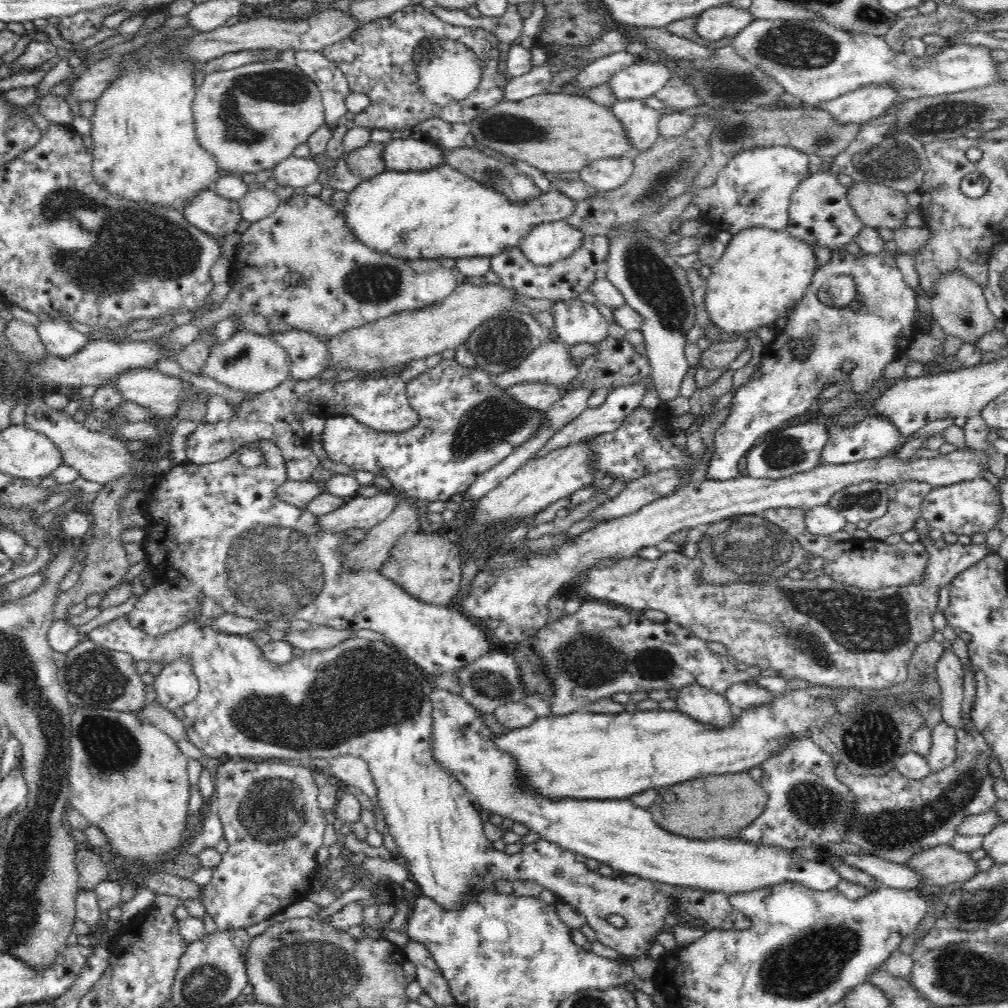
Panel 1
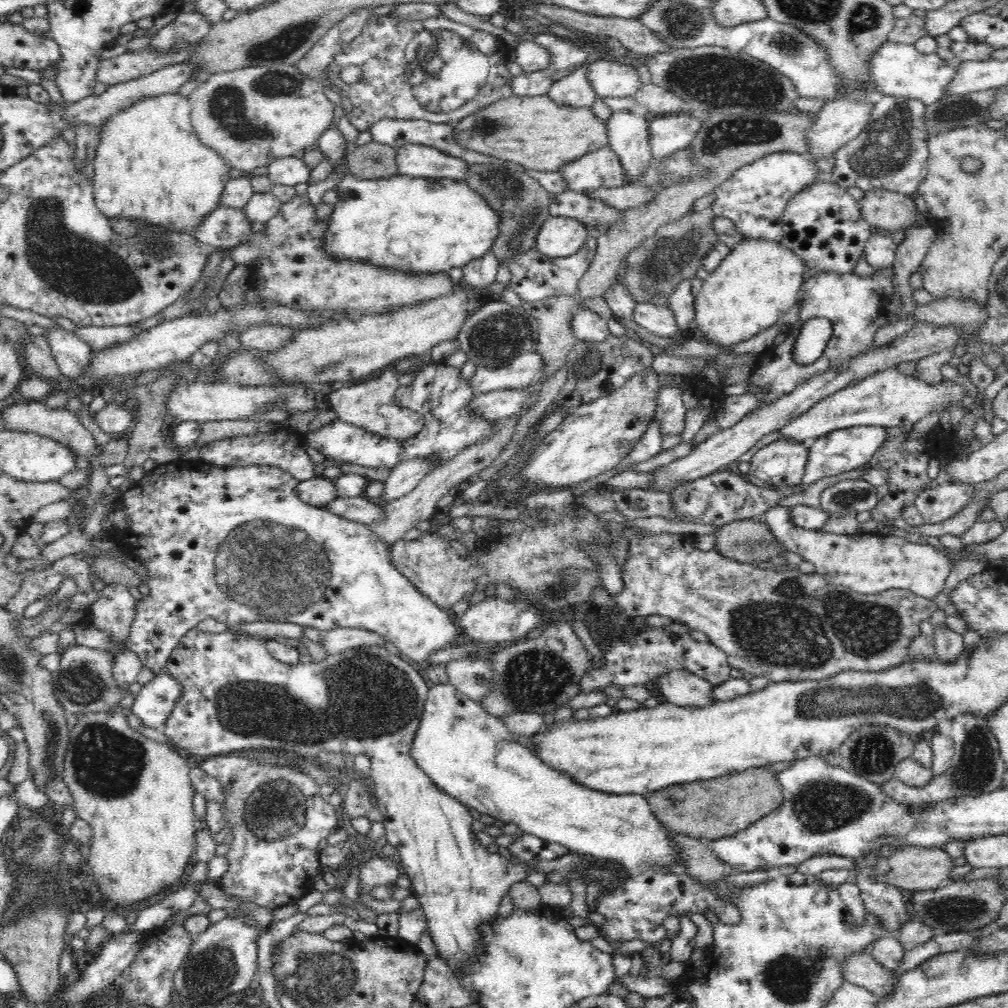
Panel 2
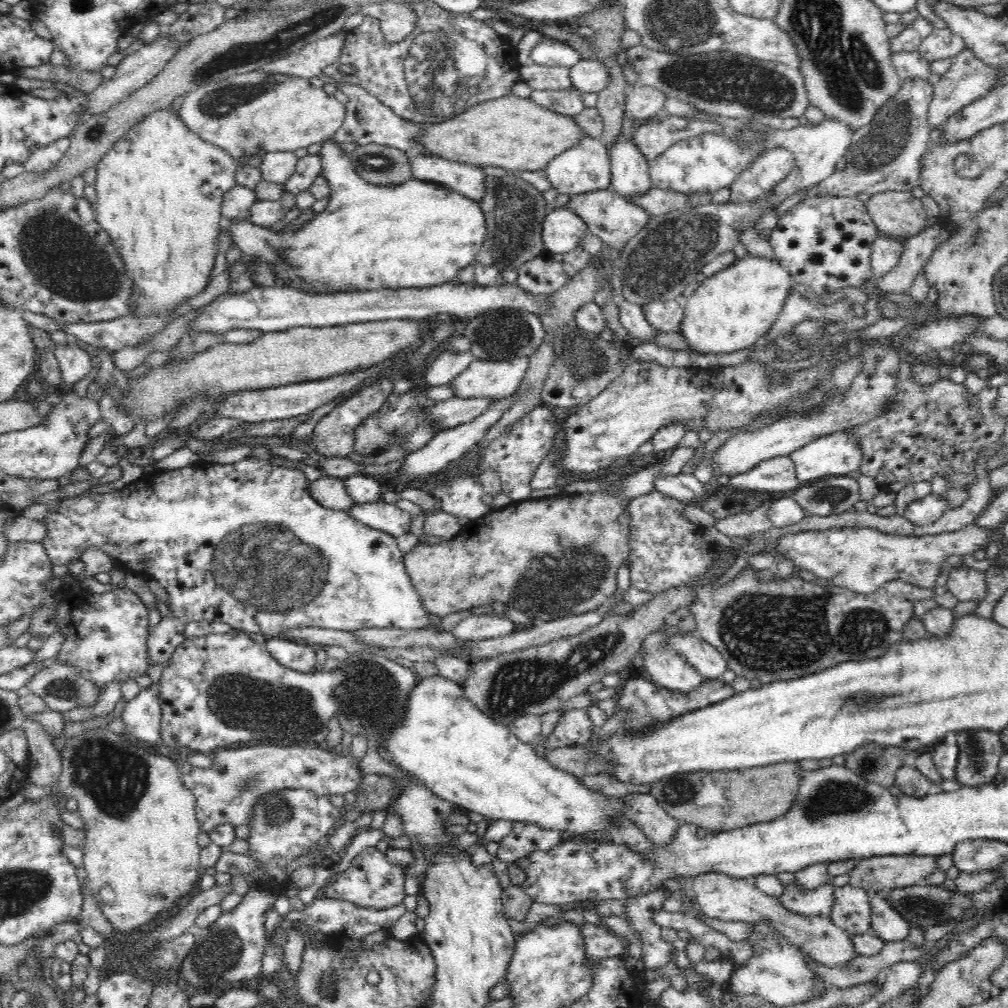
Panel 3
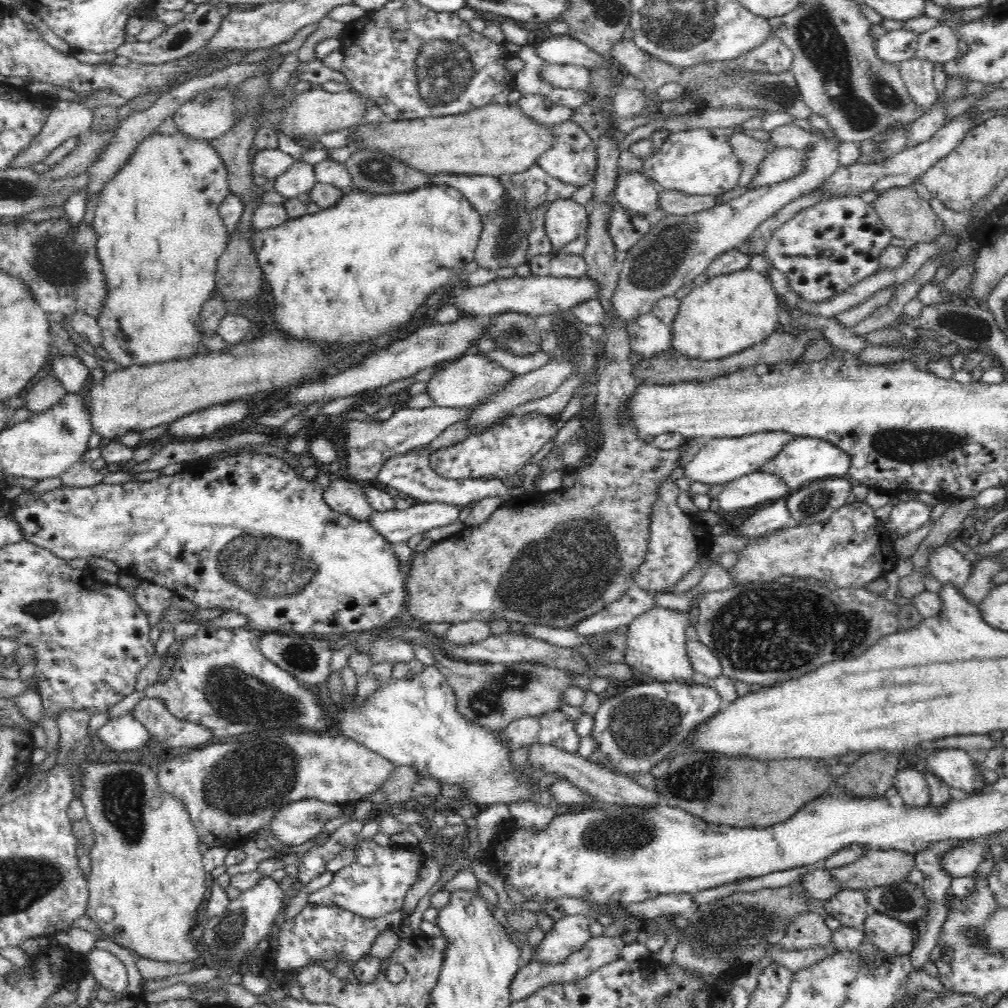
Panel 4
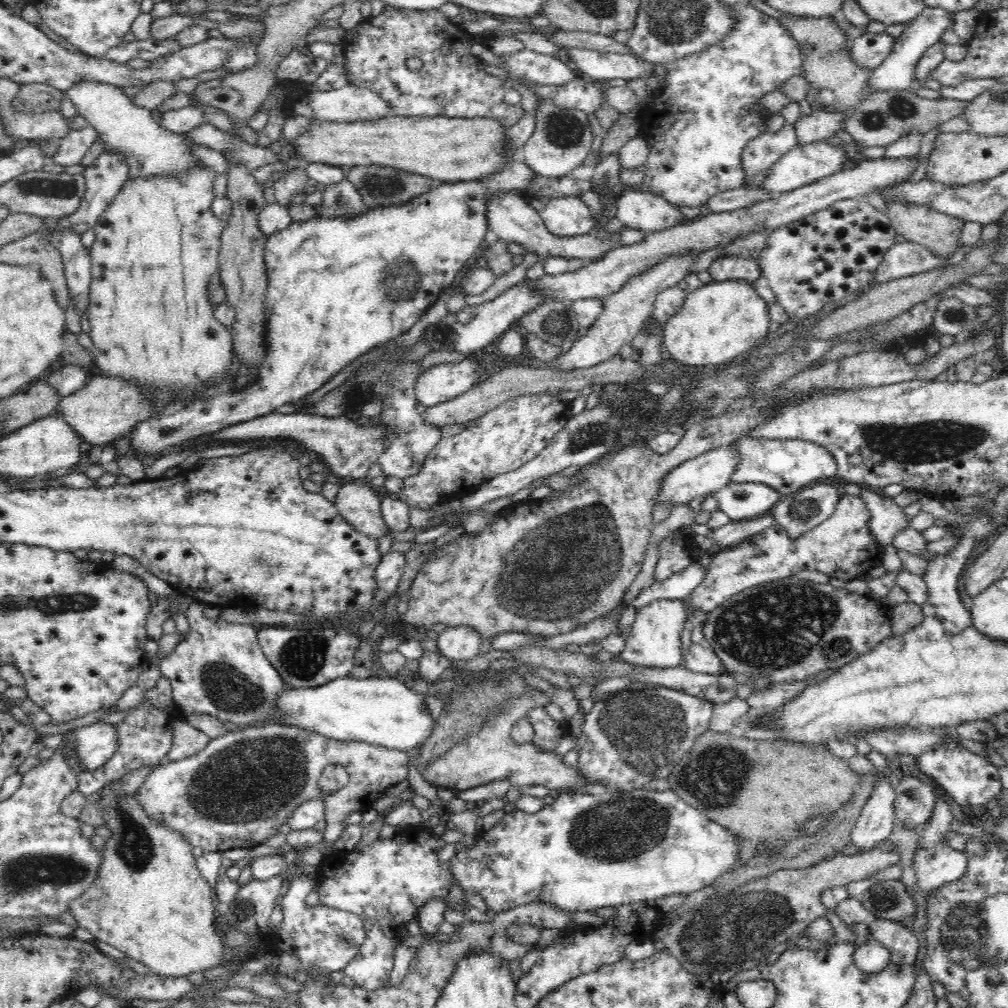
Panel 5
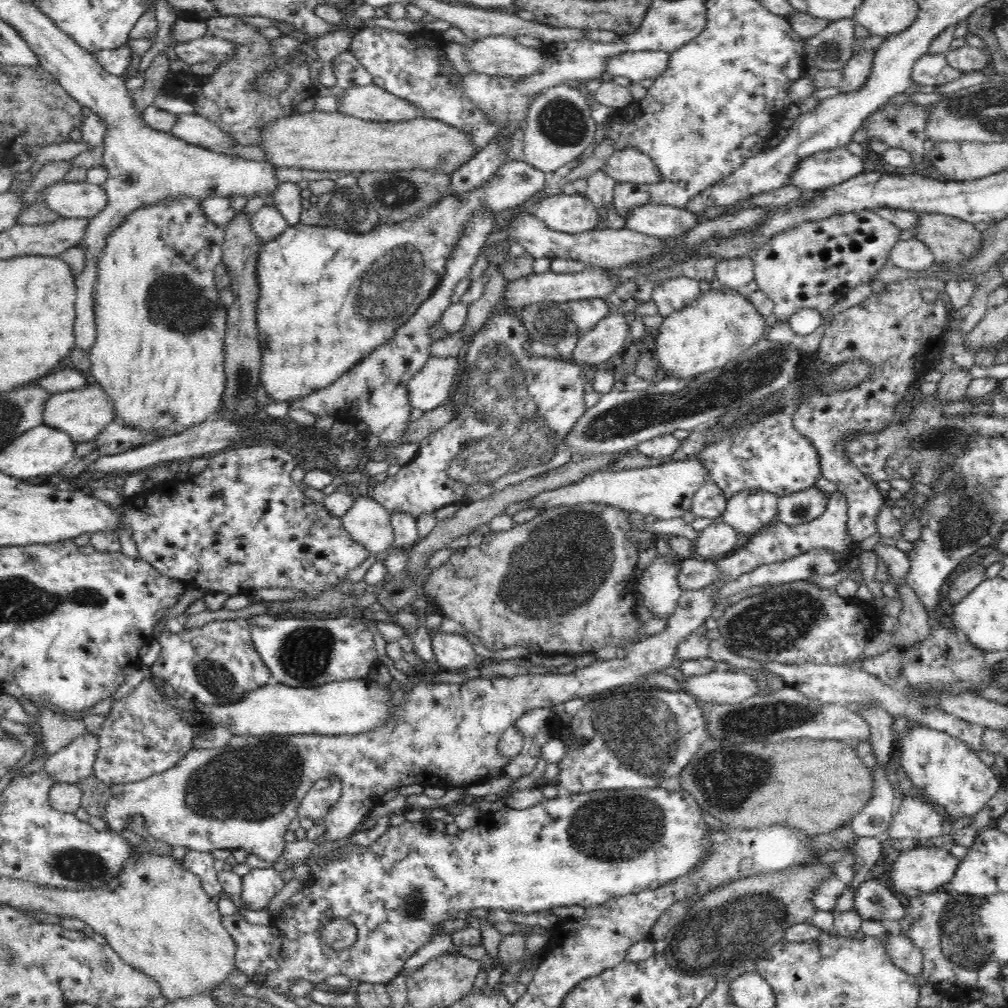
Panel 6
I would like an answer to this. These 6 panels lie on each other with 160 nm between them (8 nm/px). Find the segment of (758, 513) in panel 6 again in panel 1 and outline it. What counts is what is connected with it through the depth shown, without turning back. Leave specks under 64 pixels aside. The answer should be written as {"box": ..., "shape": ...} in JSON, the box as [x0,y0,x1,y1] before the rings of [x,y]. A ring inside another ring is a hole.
{"box":[747,422,828,479],"shape":[[[804,422],[787,428],[767,432],[762,442],[750,449],[747,455],[747,470],[754,478],[787,479],[808,472],[820,465],[822,450],[828,442],[828,427],[820,422]]]}

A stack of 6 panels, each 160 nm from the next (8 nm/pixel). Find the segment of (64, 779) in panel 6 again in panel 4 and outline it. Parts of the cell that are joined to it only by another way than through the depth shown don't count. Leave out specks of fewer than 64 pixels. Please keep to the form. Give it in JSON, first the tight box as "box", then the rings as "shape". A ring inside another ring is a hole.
{"box":[96,711,151,752],"shape":[[[130,711],[109,719],[96,736],[112,751],[119,752],[142,749],[151,740],[150,731]]]}

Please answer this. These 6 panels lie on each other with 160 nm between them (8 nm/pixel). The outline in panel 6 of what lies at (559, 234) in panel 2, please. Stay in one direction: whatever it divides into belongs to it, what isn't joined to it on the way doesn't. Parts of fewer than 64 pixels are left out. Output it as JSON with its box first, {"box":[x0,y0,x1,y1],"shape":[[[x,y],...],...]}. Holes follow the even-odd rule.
{"box":[535,193,598,234],"shape":[[[564,193],[545,196],[540,200],[535,215],[548,228],[568,234],[578,234],[598,227],[598,210],[587,196]]]}

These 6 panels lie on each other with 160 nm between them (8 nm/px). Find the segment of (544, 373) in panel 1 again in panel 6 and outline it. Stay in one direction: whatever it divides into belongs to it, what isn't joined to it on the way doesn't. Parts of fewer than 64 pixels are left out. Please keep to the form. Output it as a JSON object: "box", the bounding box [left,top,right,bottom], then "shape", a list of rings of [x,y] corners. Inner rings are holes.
{"box":[408,357,461,413],"shape":[[[430,357],[408,382],[409,405],[424,413],[449,402],[461,359]]]}

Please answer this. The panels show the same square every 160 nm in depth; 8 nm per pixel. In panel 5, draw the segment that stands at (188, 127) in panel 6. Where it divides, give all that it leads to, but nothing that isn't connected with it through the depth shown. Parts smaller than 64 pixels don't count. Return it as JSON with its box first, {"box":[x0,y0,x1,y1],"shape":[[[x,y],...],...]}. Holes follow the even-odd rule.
{"box":[185,122,279,170],"shape":[[[208,122],[185,134],[195,143],[218,150],[227,161],[234,161],[247,169],[258,170],[262,166],[279,162],[278,153],[272,152],[270,147],[250,145],[240,137],[231,136]]]}

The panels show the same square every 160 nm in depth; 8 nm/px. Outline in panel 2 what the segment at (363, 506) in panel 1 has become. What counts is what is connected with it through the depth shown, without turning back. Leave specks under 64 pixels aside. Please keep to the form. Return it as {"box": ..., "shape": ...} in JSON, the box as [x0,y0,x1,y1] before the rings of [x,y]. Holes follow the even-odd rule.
{"box":[376,458,437,507],"shape":[[[412,458],[402,464],[392,468],[388,478],[385,480],[384,490],[381,497],[376,500],[379,506],[384,507],[386,503],[406,496],[411,490],[414,490],[424,476],[436,468],[437,460],[431,458]]]}

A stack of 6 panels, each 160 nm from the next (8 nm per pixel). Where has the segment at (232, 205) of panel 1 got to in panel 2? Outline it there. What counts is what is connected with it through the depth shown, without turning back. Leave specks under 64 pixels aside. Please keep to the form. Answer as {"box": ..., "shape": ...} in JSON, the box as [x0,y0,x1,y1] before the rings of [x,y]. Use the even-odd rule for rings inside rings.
{"box":[193,205,252,252],"shape":[[[218,205],[203,221],[193,228],[193,235],[202,242],[218,247],[223,252],[231,251],[252,234],[252,221],[244,209]]]}

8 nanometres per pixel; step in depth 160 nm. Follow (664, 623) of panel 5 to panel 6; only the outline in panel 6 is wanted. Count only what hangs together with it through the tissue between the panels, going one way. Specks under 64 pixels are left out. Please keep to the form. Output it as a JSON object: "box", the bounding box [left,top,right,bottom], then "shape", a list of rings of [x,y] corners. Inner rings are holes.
{"box":[635,554,683,621],"shape":[[[658,554],[643,575],[637,578],[635,589],[638,589],[642,604],[653,612],[654,618],[666,621],[672,618],[678,598],[683,593],[677,577],[682,561],[679,557],[675,560]]]}

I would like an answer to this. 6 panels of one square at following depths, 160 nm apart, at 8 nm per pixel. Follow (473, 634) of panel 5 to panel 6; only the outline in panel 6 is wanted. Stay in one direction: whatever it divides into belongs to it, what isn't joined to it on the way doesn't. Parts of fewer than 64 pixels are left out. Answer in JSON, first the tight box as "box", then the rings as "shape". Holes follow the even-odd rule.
{"box":[431,630,479,671],"shape":[[[438,630],[431,634],[434,657],[444,670],[460,671],[471,664],[472,660],[479,660],[470,640],[458,633],[446,633]]]}

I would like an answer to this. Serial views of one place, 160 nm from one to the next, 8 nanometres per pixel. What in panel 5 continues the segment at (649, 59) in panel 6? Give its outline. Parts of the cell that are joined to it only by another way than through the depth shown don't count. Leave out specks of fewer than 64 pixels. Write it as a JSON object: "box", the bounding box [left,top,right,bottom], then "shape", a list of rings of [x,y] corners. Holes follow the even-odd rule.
{"box":[566,47,656,83],"shape":[[[566,47],[566,52],[570,61],[578,67],[578,71],[583,73],[583,77],[596,80],[597,83],[612,78],[627,81],[644,78],[654,74],[656,67],[653,63],[631,54],[601,53],[597,50],[570,47]]]}

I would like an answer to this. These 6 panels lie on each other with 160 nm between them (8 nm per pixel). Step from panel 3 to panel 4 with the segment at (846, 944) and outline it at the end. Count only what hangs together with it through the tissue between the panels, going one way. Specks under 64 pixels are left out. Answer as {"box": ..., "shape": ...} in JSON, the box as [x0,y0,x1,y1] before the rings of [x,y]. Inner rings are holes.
{"box":[780,909,833,951],"shape":[[[821,909],[796,915],[793,923],[787,928],[785,937],[780,940],[780,947],[791,951],[820,948],[830,944],[833,930],[824,922],[825,917],[826,914]]]}

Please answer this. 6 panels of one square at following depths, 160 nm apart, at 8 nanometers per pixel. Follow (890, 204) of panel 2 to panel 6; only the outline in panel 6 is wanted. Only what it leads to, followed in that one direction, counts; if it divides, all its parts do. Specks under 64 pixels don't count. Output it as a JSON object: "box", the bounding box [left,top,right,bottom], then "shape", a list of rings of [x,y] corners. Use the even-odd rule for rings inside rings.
{"box":[913,212,983,264],"shape":[[[929,212],[919,214],[913,237],[923,242],[940,264],[966,262],[983,241],[983,234],[973,223]]]}

